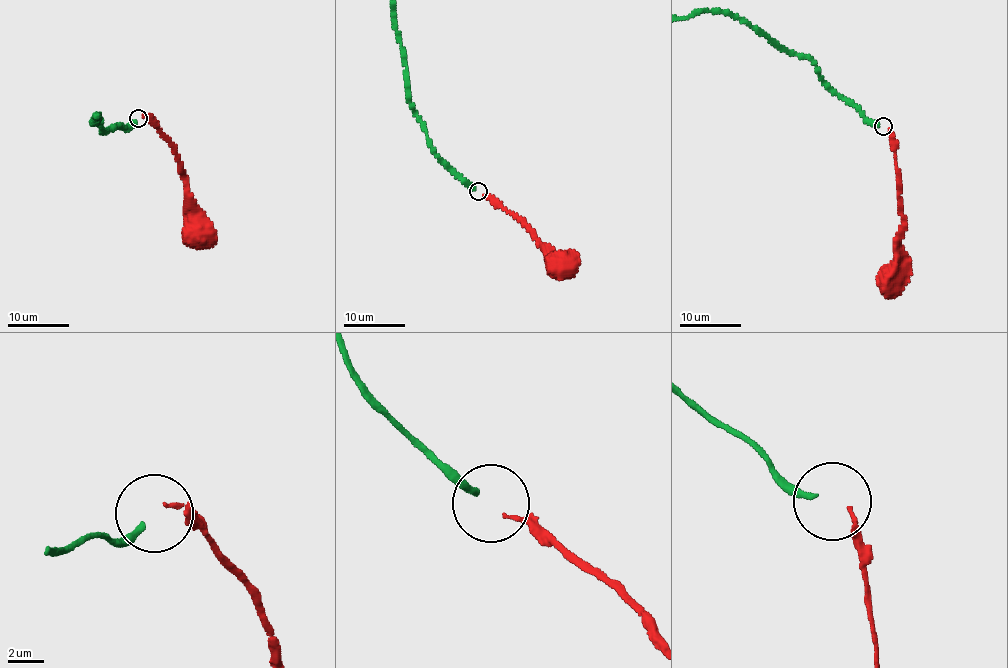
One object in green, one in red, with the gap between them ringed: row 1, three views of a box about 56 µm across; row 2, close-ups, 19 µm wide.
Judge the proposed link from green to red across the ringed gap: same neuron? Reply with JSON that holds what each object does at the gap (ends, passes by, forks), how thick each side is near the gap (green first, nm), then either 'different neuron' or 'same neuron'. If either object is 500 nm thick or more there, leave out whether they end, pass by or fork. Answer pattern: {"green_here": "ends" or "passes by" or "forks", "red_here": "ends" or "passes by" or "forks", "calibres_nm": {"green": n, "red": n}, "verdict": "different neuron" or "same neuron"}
{"green_here": "ends", "red_here": "ends", "calibres_nm": {"green": 340, "red": 220}, "verdict": "same neuron"}

